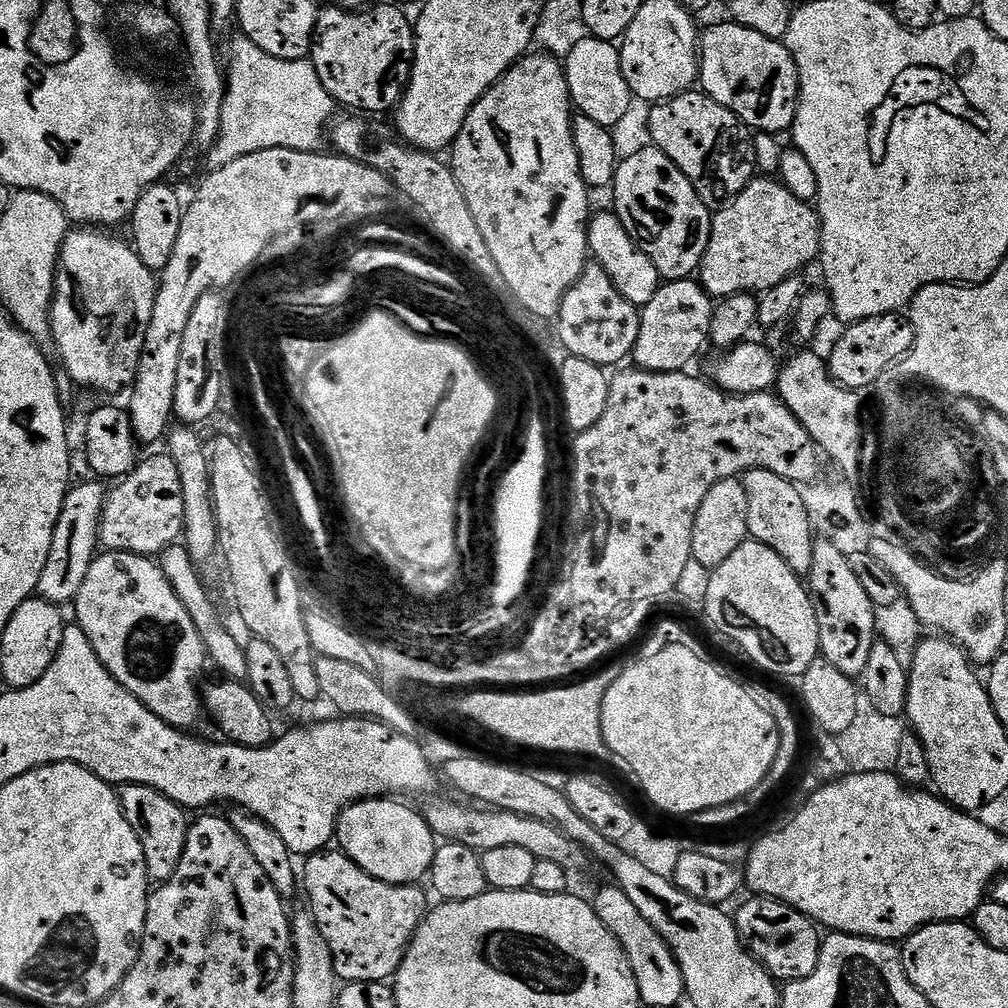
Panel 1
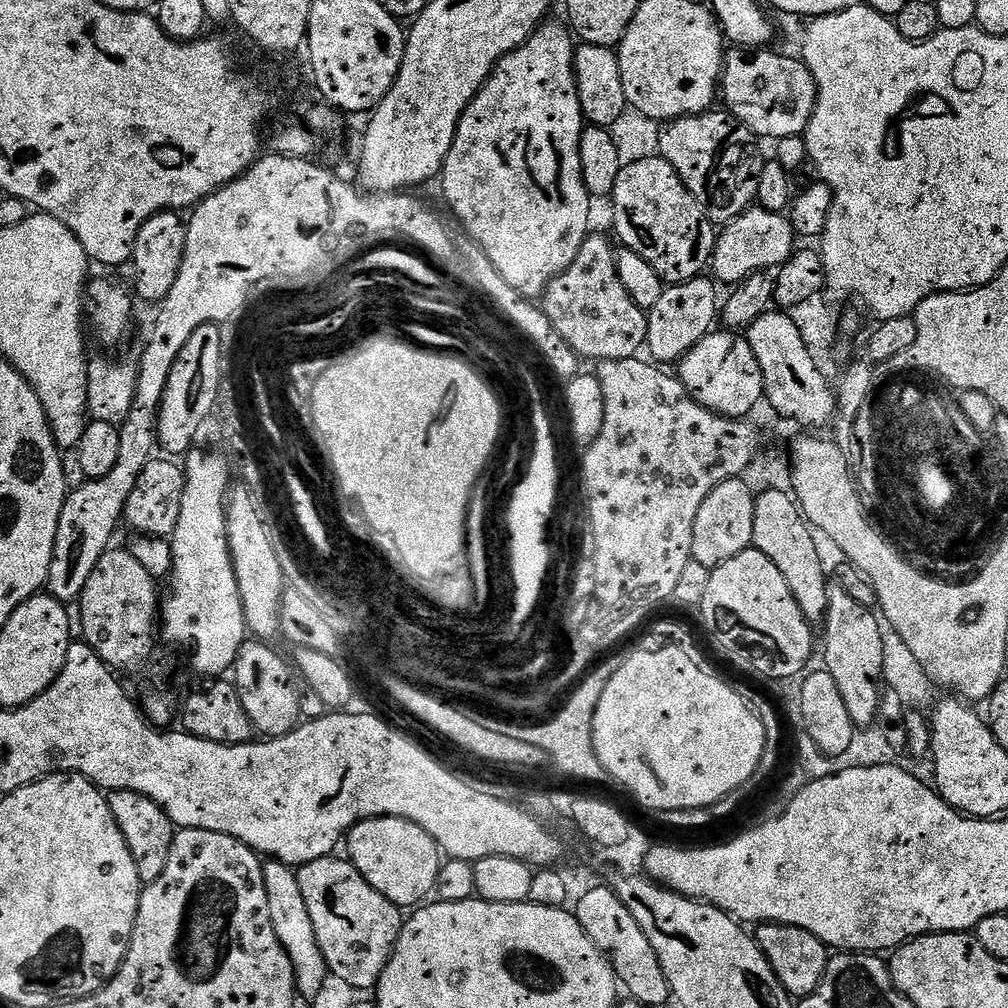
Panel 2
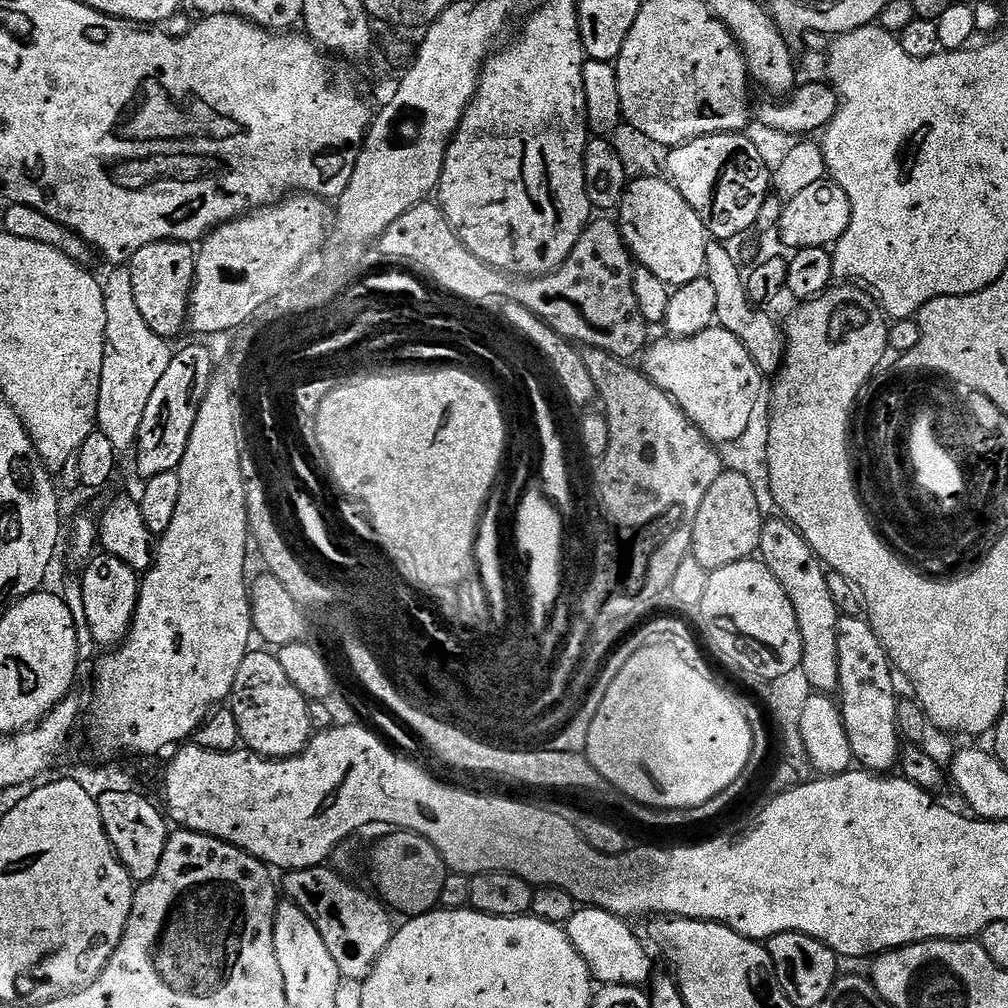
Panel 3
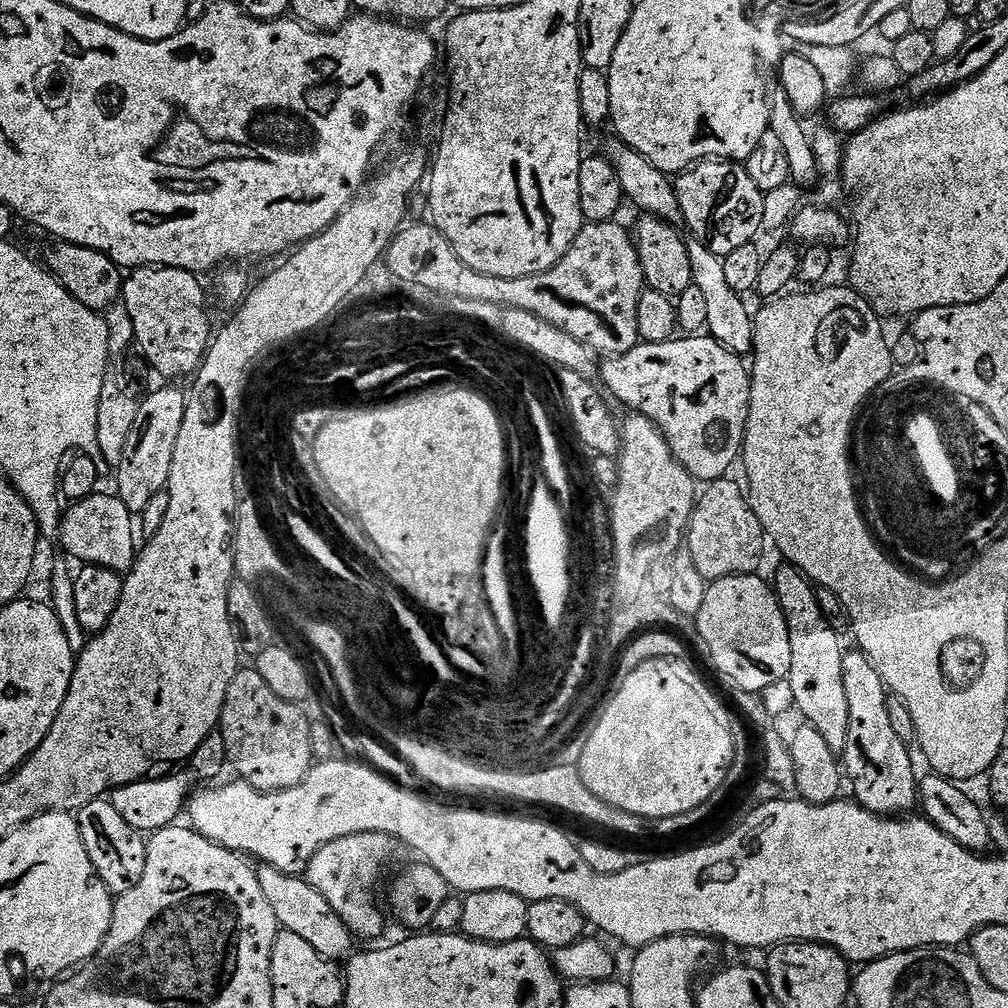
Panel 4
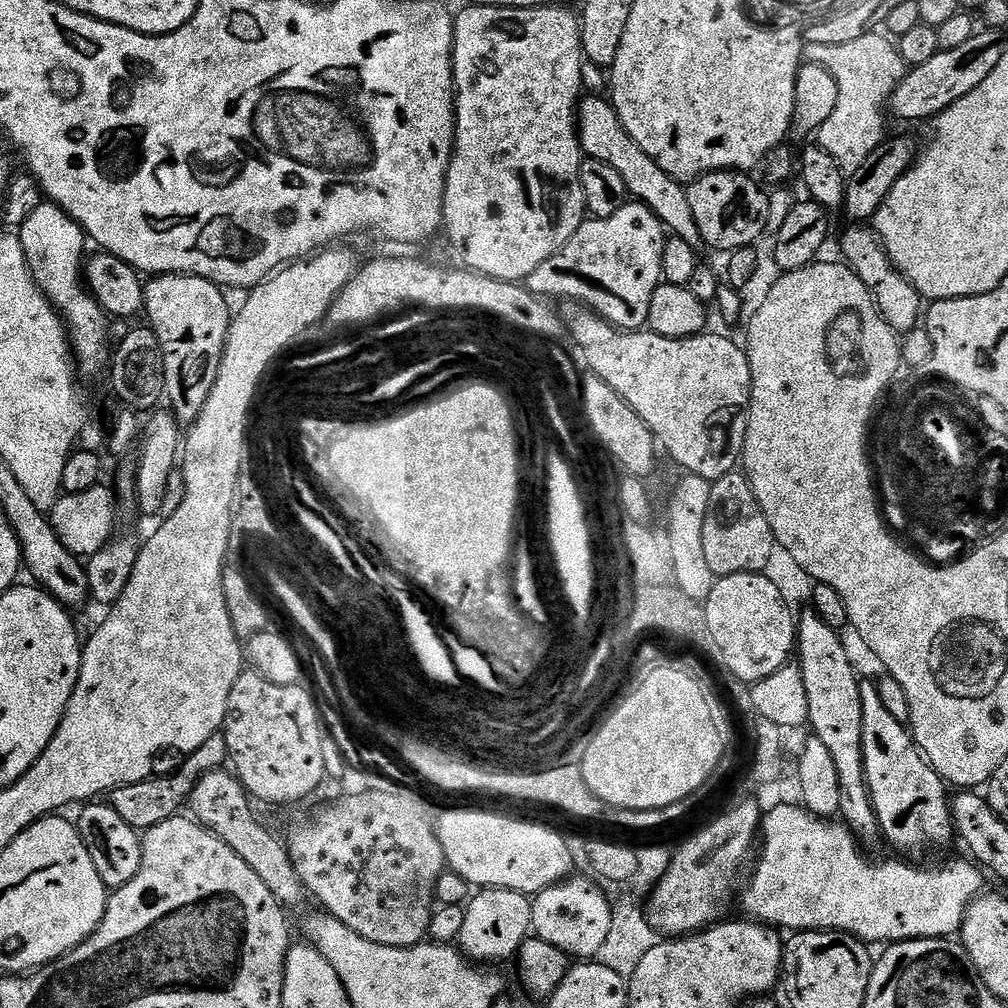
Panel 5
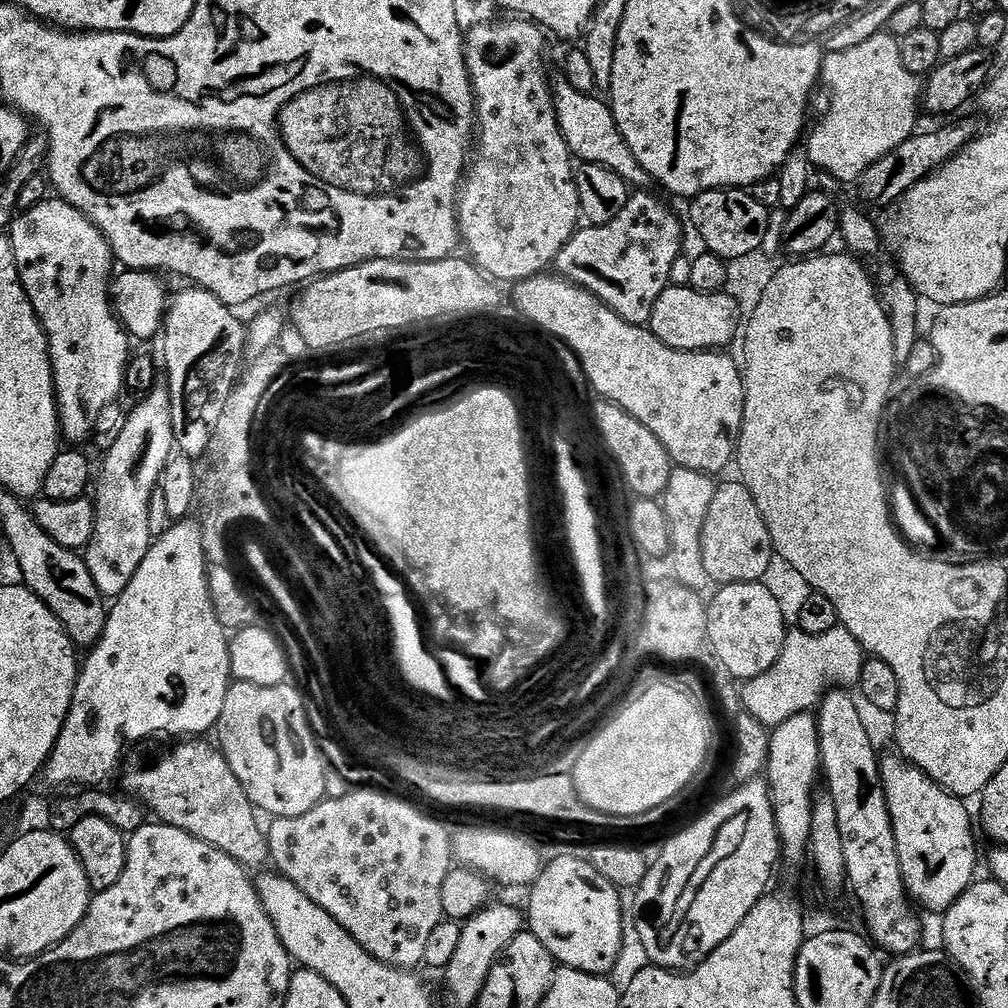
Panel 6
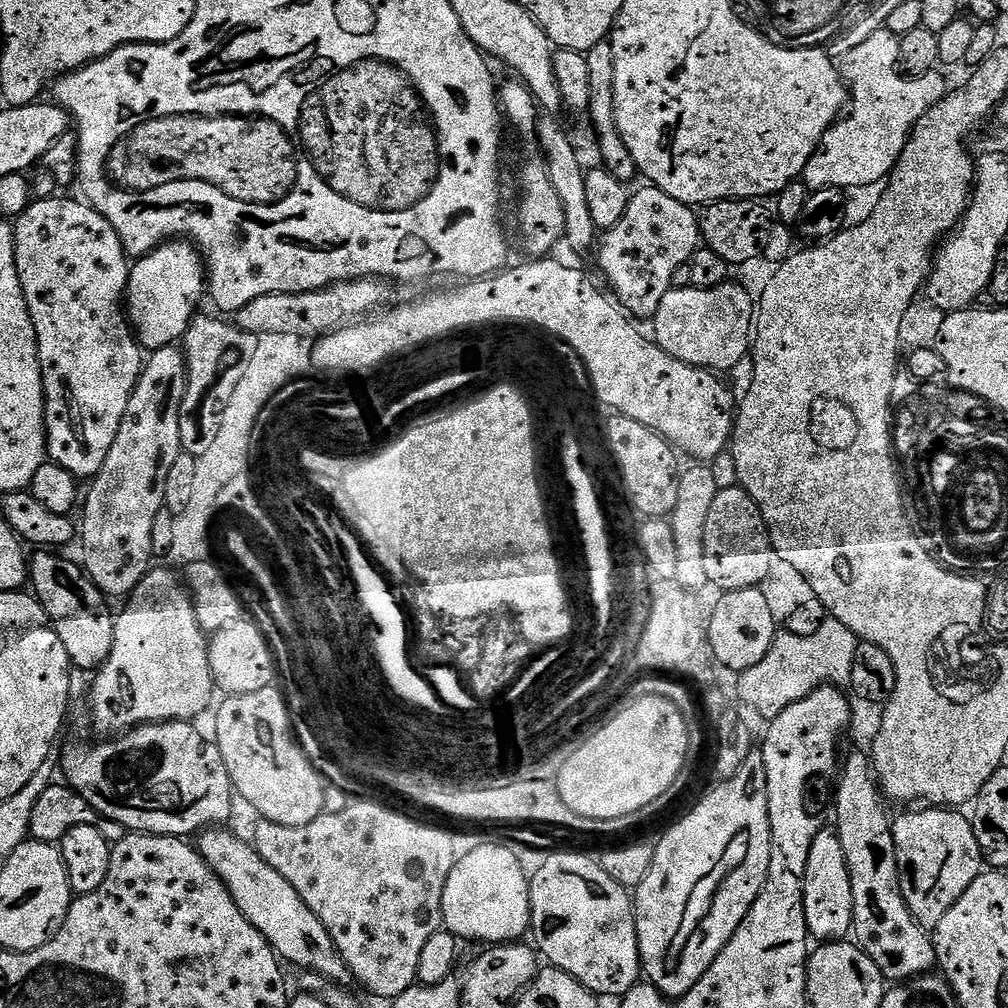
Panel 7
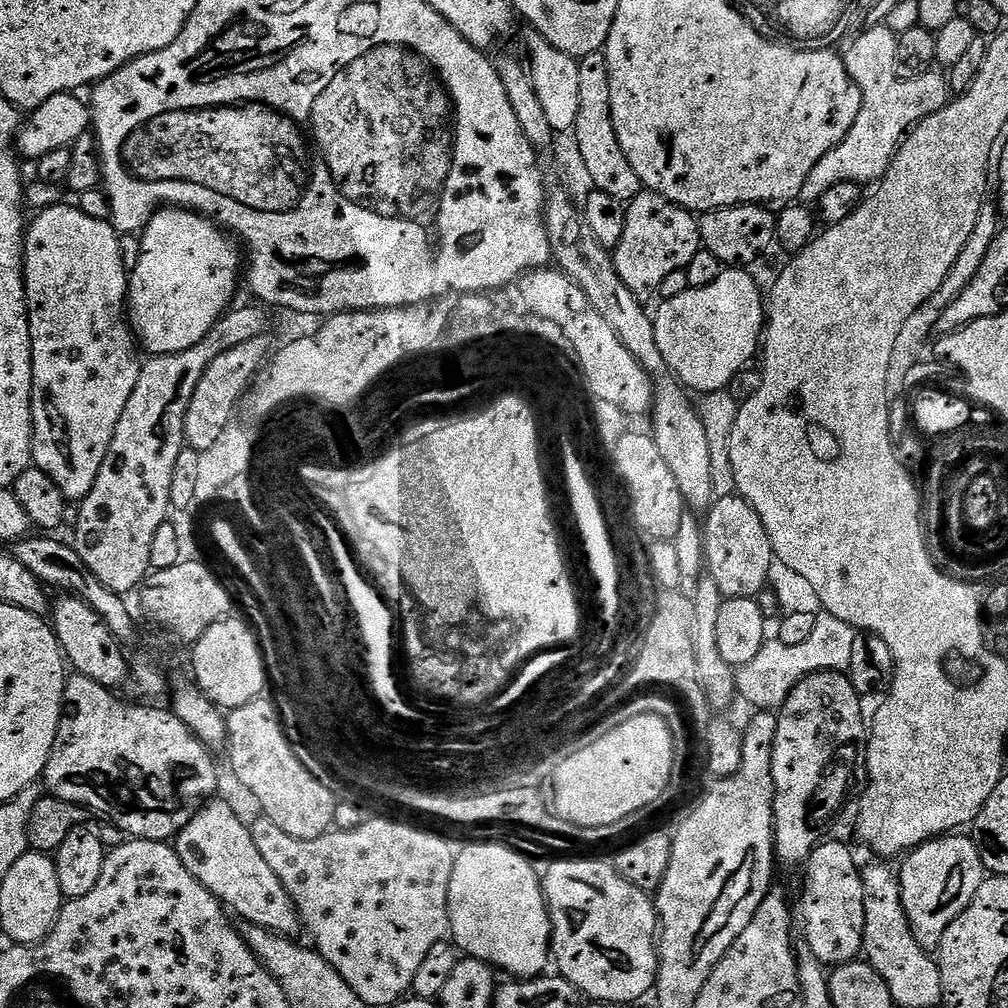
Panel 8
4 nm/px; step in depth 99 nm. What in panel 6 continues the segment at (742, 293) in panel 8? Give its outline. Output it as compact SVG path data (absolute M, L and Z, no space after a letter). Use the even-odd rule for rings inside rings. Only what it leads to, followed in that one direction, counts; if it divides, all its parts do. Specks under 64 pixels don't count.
M669 286L658 298L654 306L654 314L650 321L652 333L666 346L683 352L710 352L713 350L724 350L729 346L732 339L737 339L742 328L742 313L734 298L727 291L715 292L714 294L702 294L695 292L687 286Z

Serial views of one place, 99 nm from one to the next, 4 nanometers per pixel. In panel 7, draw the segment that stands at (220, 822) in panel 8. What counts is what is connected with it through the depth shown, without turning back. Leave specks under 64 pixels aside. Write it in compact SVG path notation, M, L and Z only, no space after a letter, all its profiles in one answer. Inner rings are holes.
M213 826L199 837L198 847L202 858L218 874L218 878L230 890L236 904L242 910L245 918L254 925L260 933L272 943L281 961L297 964L300 970L317 972L325 976L330 982L343 981L343 976L349 975L349 969L344 963L344 958L332 938L326 926L298 898L298 890L274 870L259 856L255 847L248 844L240 836L235 836L224 826Z

